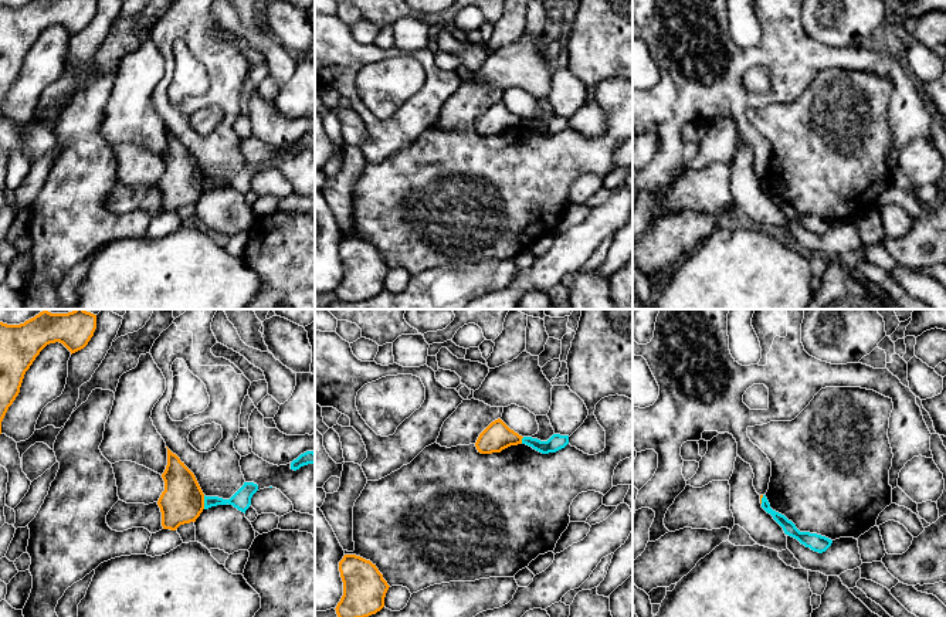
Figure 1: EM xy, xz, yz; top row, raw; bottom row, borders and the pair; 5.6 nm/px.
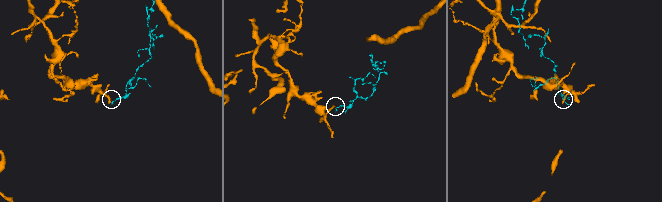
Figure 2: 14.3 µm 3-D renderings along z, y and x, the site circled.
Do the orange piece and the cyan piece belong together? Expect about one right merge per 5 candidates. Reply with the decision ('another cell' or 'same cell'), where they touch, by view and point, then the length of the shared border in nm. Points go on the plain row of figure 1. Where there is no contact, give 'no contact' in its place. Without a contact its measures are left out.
another cell | xy (203, 185) | 80 nm

